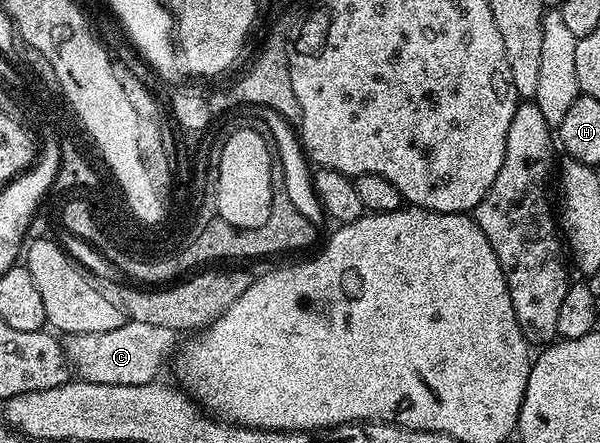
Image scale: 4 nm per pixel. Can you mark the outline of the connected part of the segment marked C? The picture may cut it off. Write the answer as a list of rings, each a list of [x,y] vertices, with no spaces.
[[[129,319],[119,329],[103,333],[65,335],[65,358],[78,380],[103,385],[143,385],[154,382],[179,343],[178,332]]]

